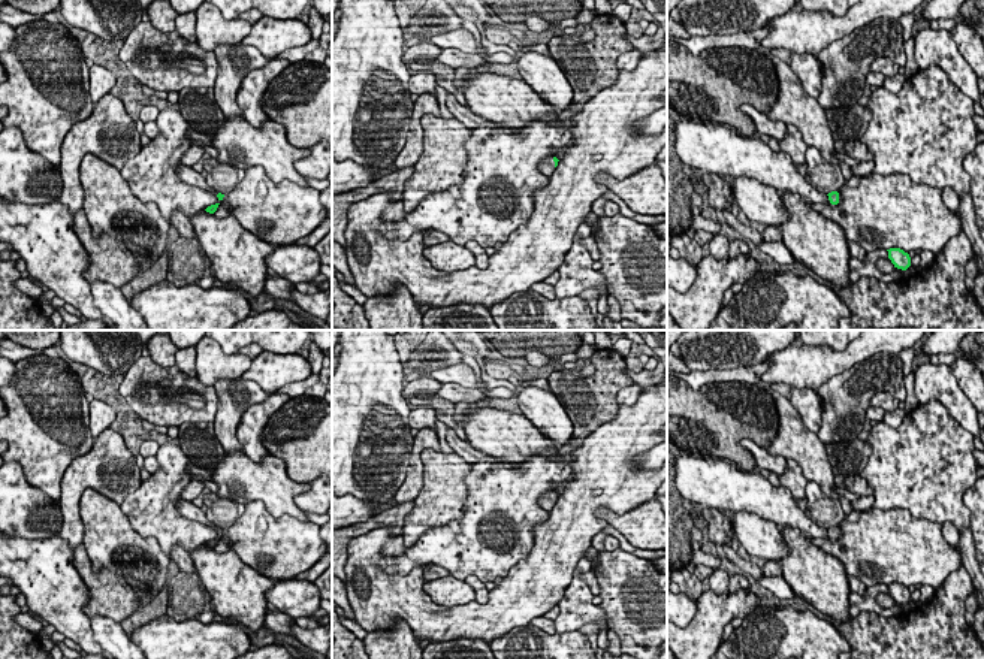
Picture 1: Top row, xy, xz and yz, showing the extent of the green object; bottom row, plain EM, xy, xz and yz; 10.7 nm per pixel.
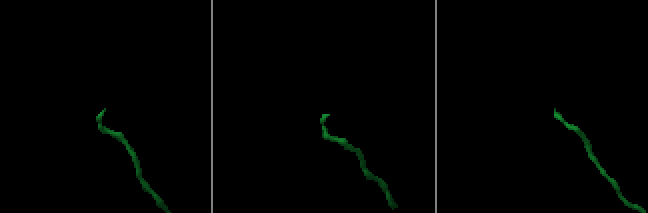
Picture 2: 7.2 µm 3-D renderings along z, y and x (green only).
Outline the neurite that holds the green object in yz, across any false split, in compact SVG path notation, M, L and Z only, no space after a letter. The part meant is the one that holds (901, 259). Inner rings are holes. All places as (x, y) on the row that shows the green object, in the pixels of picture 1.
M890 248L887 251L888 251L888 259L894 264L894 267L906 270L911 266L911 257L903 250L900 250L900 248Z

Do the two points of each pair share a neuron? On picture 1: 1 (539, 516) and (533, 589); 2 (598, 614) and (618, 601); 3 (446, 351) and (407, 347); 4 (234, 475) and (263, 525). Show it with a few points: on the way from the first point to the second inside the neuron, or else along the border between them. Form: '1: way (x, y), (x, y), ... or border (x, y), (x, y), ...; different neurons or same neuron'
1: border (551, 511), (534, 528), (534, 546), (525, 558); different neurons
2: border (597, 605), (604, 611), (607, 625); different neurons
3: border (420, 345), (404, 366); different neurons
4: border (244, 504), (260, 501), (275, 517), (283, 514); different neurons

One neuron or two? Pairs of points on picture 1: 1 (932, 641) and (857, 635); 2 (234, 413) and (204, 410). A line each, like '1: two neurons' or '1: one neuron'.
1: one neuron
2: two neurons

